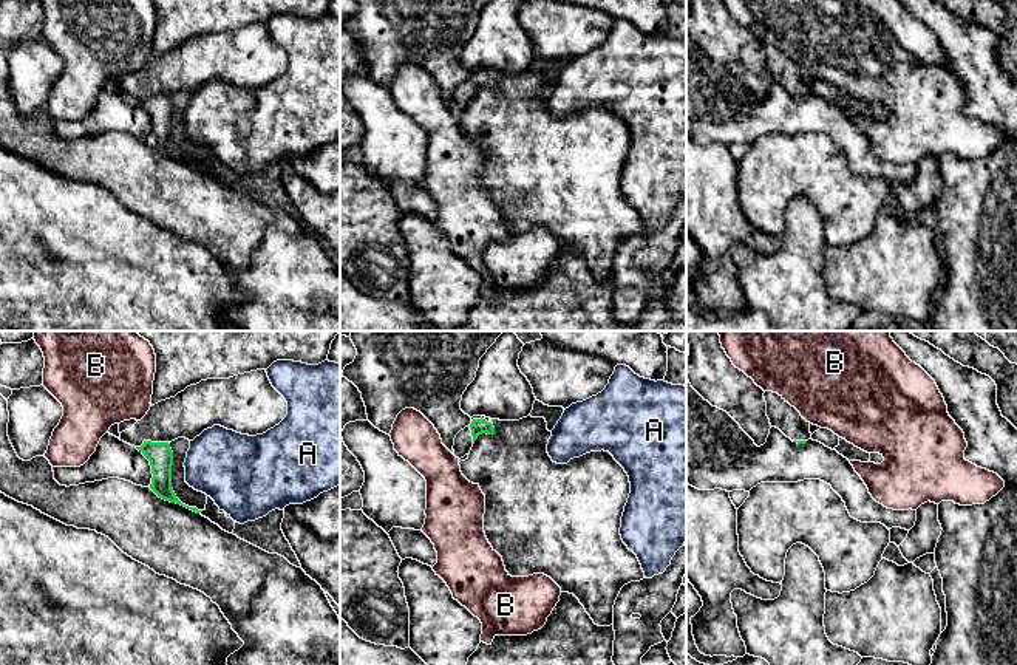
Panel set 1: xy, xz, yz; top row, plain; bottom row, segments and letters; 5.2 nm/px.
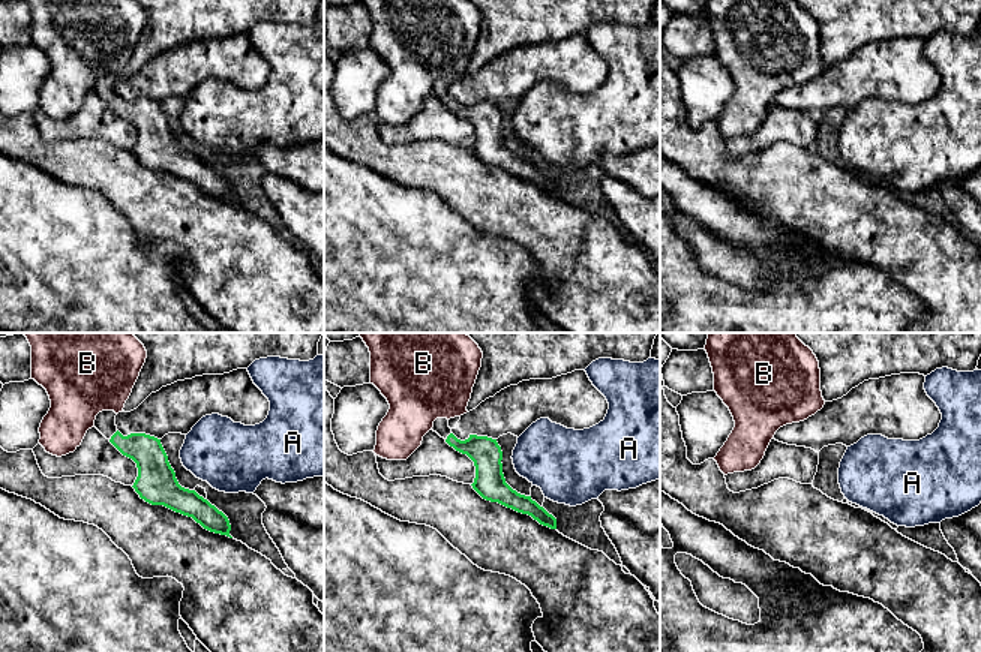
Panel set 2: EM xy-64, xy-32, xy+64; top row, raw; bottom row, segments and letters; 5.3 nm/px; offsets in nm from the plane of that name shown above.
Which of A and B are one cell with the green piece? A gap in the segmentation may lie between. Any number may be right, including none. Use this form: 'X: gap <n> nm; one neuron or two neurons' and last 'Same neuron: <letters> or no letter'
A: gap 60 nm; two neurons
B: gap 110 nm; two neurons
Same neuron: no letter

